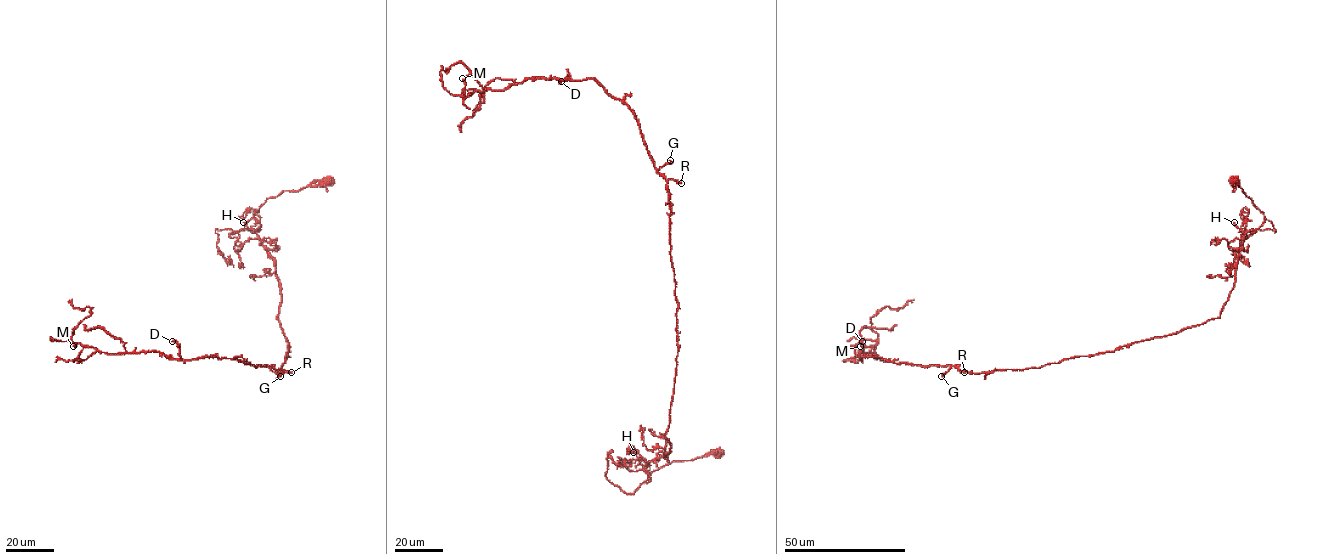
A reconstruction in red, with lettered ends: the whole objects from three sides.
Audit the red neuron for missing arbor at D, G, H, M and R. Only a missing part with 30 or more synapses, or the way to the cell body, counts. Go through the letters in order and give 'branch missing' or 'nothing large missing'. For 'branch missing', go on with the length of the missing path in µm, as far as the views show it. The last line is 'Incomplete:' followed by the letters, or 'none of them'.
D: nothing large missing
G: nothing large missing
H: branch missing | 9 µm
M: nothing large missing
R: nothing large missing
Incomplete: H

